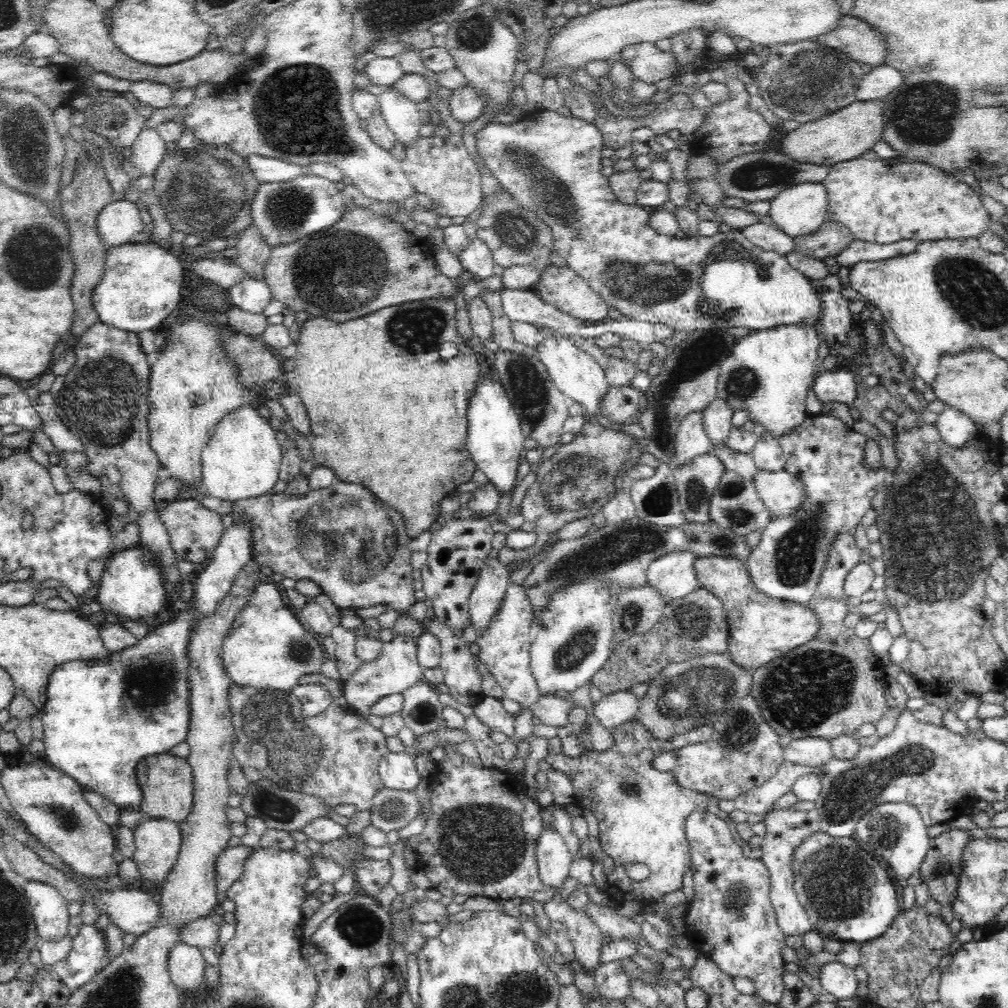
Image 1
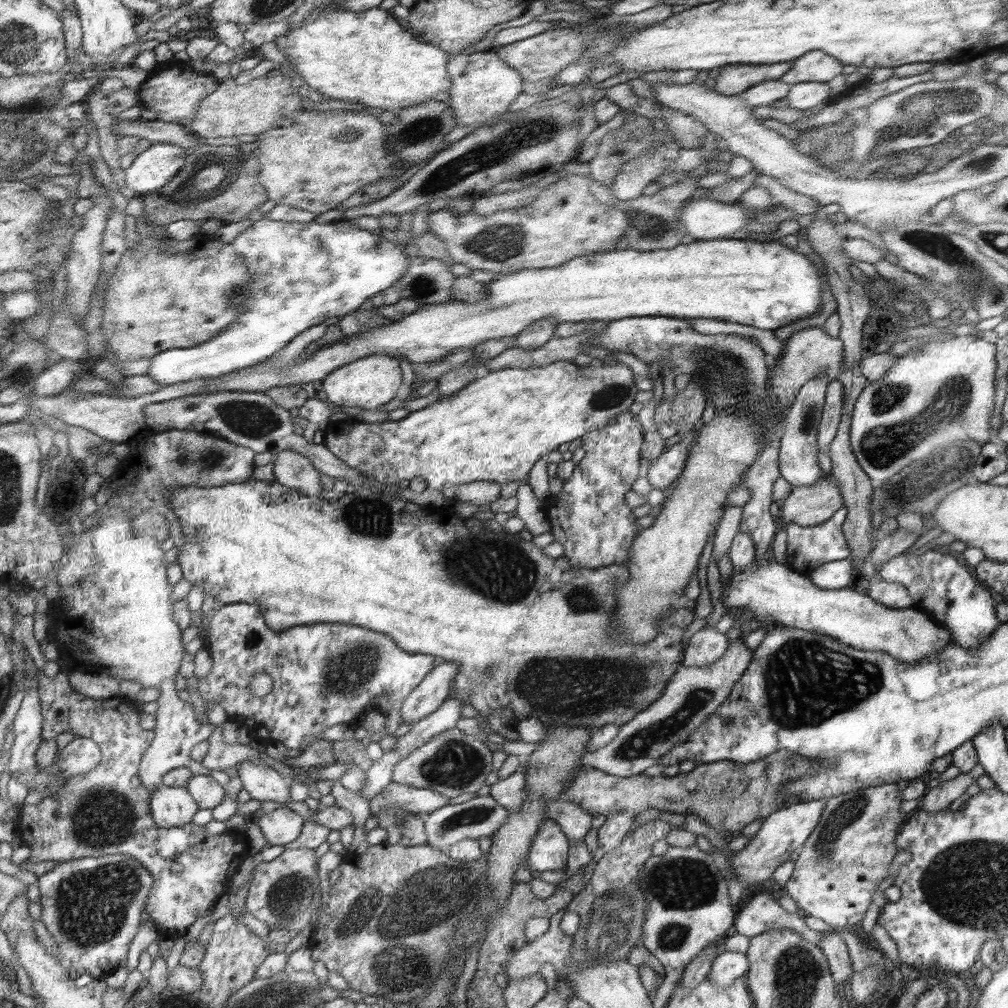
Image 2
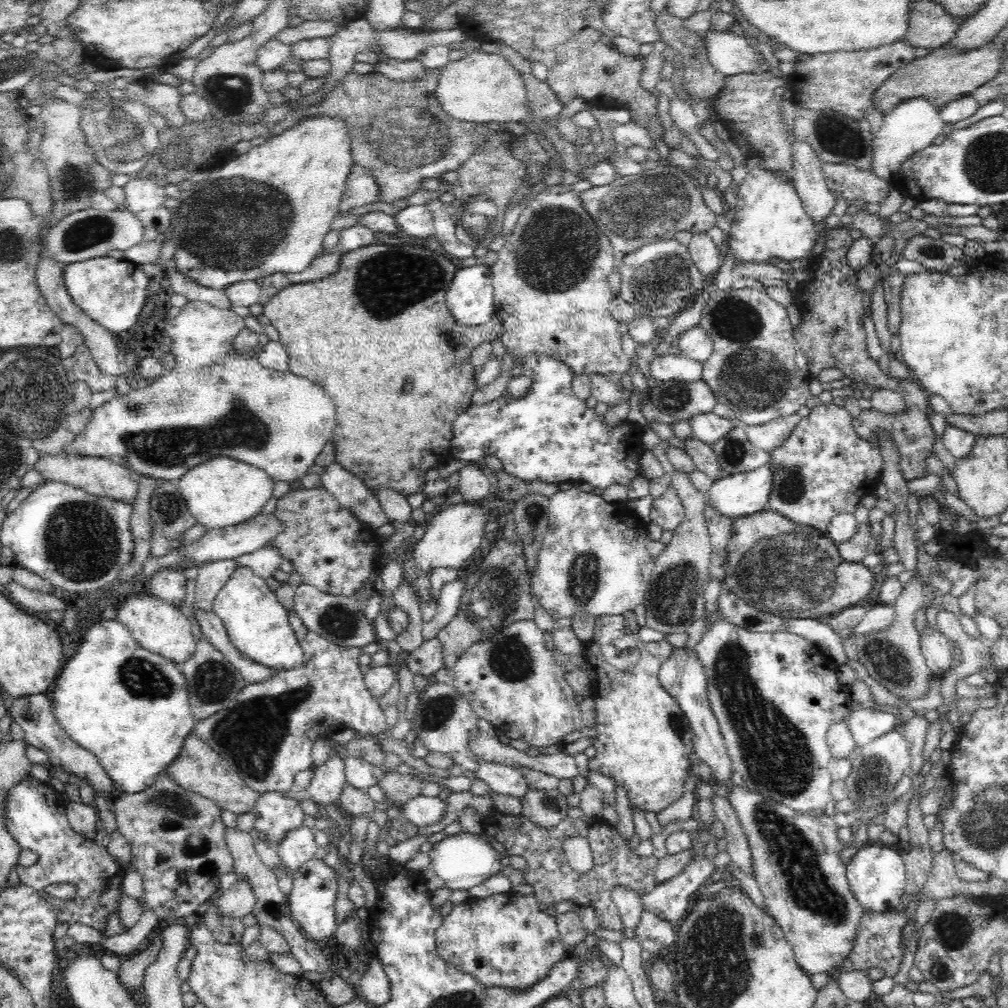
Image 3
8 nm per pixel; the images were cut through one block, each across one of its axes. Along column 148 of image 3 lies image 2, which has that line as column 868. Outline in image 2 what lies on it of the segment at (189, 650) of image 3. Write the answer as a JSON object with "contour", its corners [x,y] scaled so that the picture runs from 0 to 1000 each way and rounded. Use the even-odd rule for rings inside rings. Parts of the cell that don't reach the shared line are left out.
{"contour":[[[765,550],[756,556],[749,556],[740,565],[729,565],[723,577],[717,577],[716,574],[715,582],[717,583],[715,596],[723,607],[736,605],[739,609],[747,611],[764,611],[778,621],[827,632],[827,635],[841,639],[849,645],[881,647],[890,656],[899,659],[909,659],[914,655],[922,654],[945,637],[945,627],[942,624],[933,620],[909,602],[883,603],[868,596],[862,589],[849,586],[845,581],[833,585],[815,585],[804,575],[802,570],[793,568],[781,559],[771,559]]]}

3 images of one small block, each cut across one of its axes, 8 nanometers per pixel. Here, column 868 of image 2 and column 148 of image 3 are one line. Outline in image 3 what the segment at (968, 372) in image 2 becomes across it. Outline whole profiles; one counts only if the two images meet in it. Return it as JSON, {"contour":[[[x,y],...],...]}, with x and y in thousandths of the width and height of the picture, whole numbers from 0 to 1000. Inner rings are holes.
{"contour":[[[185,299],[185,302],[180,304],[178,312],[171,317],[168,317],[165,324],[167,333],[171,336],[169,350],[173,352],[175,358],[173,365],[168,368],[166,367],[165,370],[161,370],[161,373],[158,373],[147,381],[130,385],[125,392],[119,393],[114,391],[103,402],[94,405],[91,408],[89,419],[85,421],[82,429],[70,435],[69,438],[71,438],[71,440],[65,444],[65,450],[81,450],[81,453],[105,454],[120,452],[124,456],[124,463],[134,472],[143,470],[155,476],[175,478],[189,463],[200,460],[205,455],[204,452],[216,452],[216,448],[220,448],[220,452],[231,453],[232,456],[238,456],[244,460],[252,461],[254,464],[259,464],[271,473],[272,479],[289,479],[292,476],[302,474],[306,470],[308,462],[313,460],[313,456],[315,454],[317,448],[319,448],[323,438],[328,437],[329,427],[333,423],[331,401],[329,401],[329,397],[323,393],[323,389],[315,381],[312,381],[308,377],[300,377],[300,375],[296,375],[296,373],[290,371],[288,368],[278,369],[278,367],[268,367],[268,365],[260,362],[253,352],[228,355],[226,352],[232,347],[232,337],[242,324],[242,315],[230,309],[230,307],[218,307],[204,300]]]}

